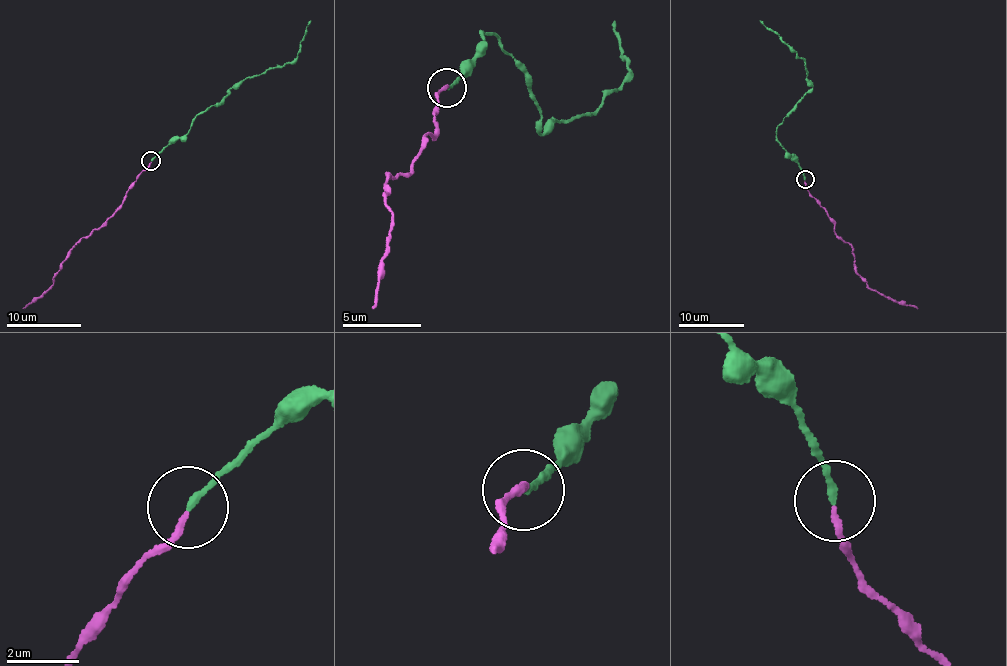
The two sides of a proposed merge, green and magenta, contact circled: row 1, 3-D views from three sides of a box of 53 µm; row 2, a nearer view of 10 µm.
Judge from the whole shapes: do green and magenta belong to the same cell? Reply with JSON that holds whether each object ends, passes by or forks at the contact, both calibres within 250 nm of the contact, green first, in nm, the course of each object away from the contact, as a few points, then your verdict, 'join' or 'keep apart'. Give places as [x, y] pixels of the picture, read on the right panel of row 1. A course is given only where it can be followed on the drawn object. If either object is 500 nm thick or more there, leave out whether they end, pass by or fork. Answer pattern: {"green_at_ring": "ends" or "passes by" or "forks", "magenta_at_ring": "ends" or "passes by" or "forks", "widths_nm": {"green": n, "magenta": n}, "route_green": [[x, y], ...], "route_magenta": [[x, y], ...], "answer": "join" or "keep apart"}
{"green_at_ring": "ends", "magenta_at_ring": "ends", "widths_nm": {"green": 190, "magenta": 150}, "route_green": [[804, 179], [798, 163], [787, 155], [775, 132], [796, 102], [812, 88], [804, 60], [760, 20]], "route_magenta": [[804, 180], [809, 193], [831, 219], [838, 237], [850, 244], [857, 272], [869, 288], [918, 308]], "answer": "join"}

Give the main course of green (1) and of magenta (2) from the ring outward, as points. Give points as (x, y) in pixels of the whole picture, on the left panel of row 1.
1: (151, 160), (183, 137), (192, 119), (244, 78), (291, 62), (297, 56), (311, 20)
2: (151, 162), (128, 191), (120, 206), (75, 244), (51, 288), (23, 308)

